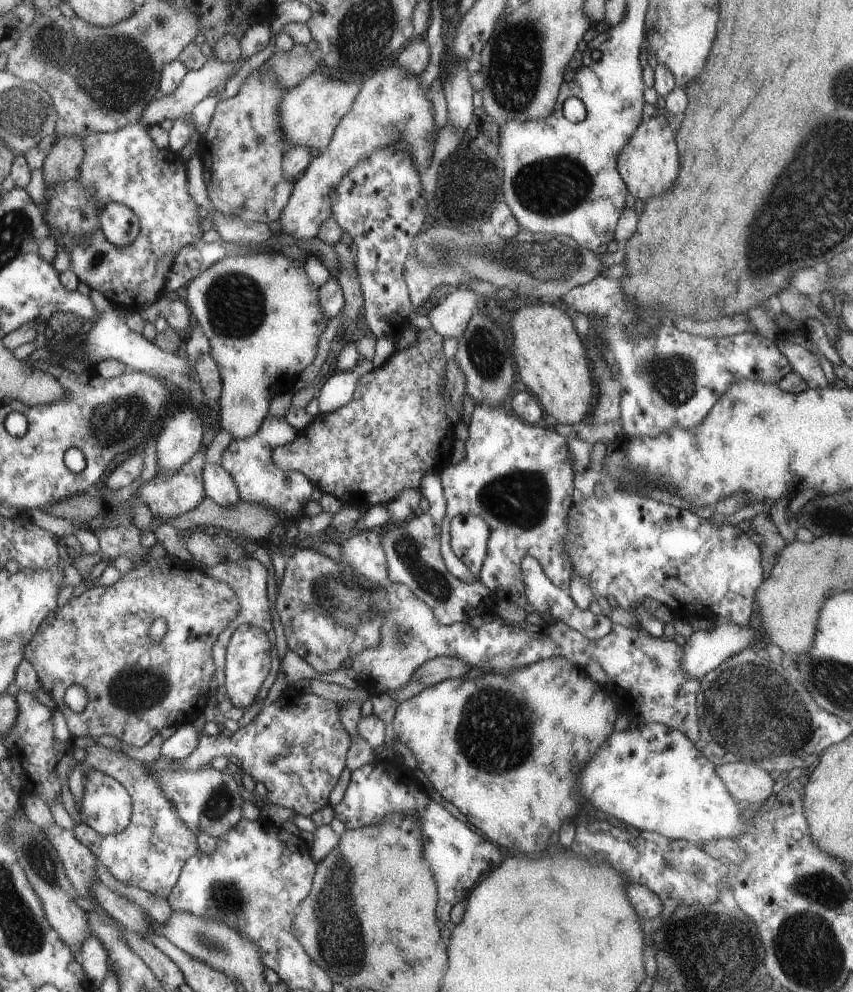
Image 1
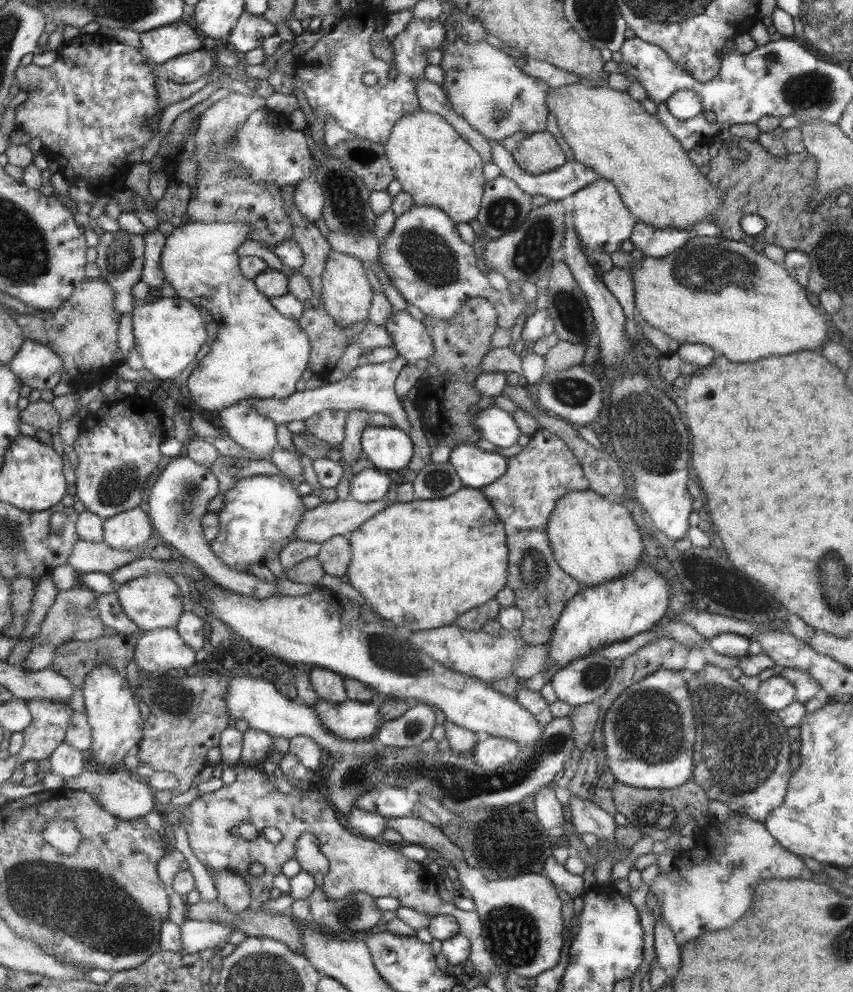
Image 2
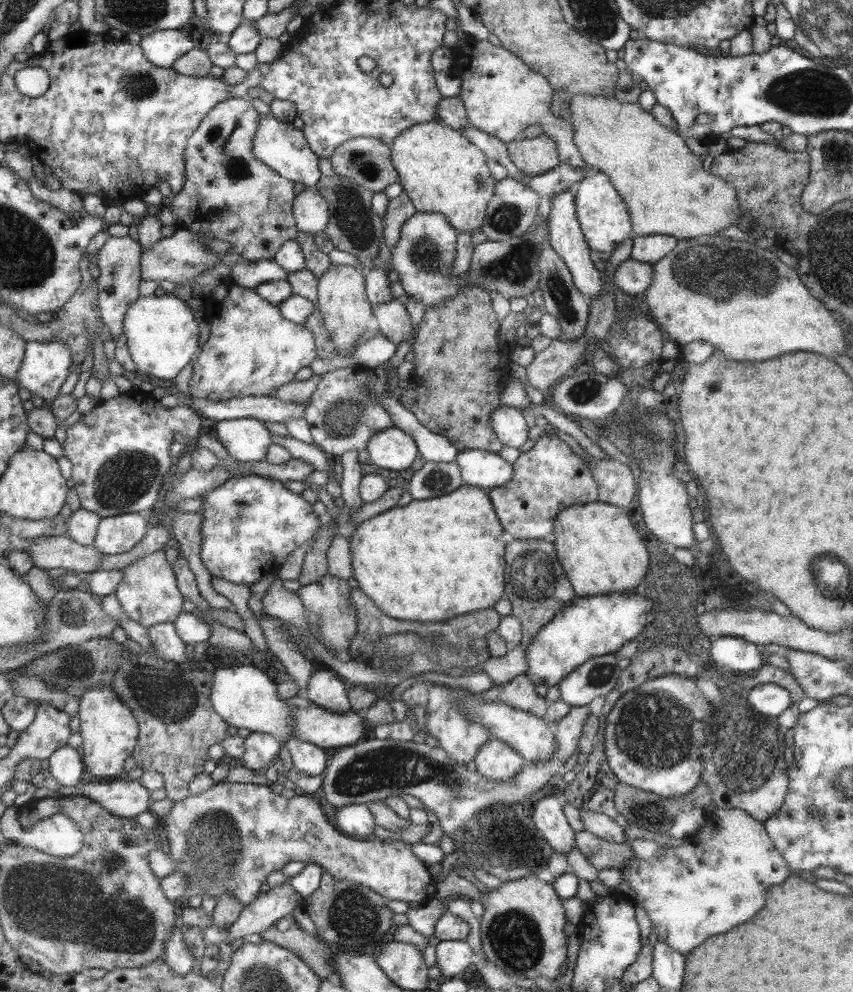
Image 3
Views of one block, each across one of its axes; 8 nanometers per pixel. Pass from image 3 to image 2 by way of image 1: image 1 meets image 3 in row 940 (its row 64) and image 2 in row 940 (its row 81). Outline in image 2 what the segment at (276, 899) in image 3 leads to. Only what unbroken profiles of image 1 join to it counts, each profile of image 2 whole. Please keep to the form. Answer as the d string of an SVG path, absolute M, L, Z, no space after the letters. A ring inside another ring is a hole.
M185 918L179 926L181 937L180 954L199 954L202 950L217 949L236 928L233 925L221 925L209 921L191 921Z

